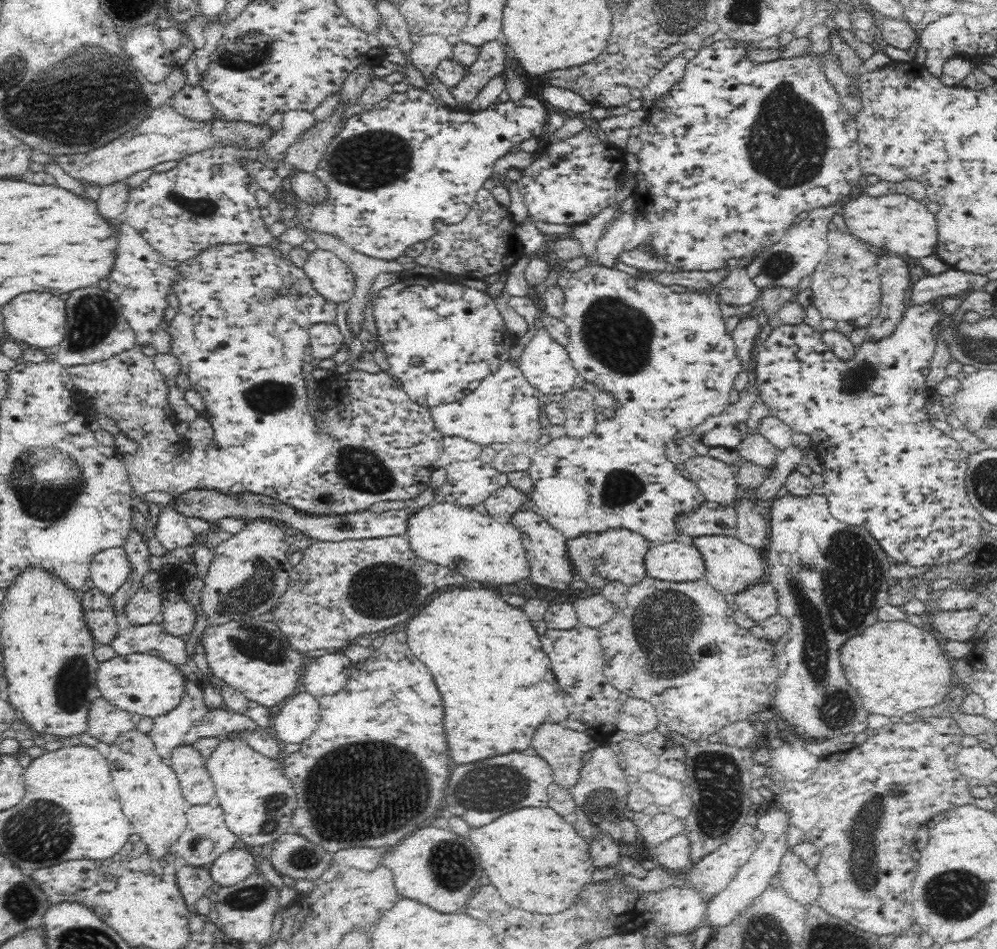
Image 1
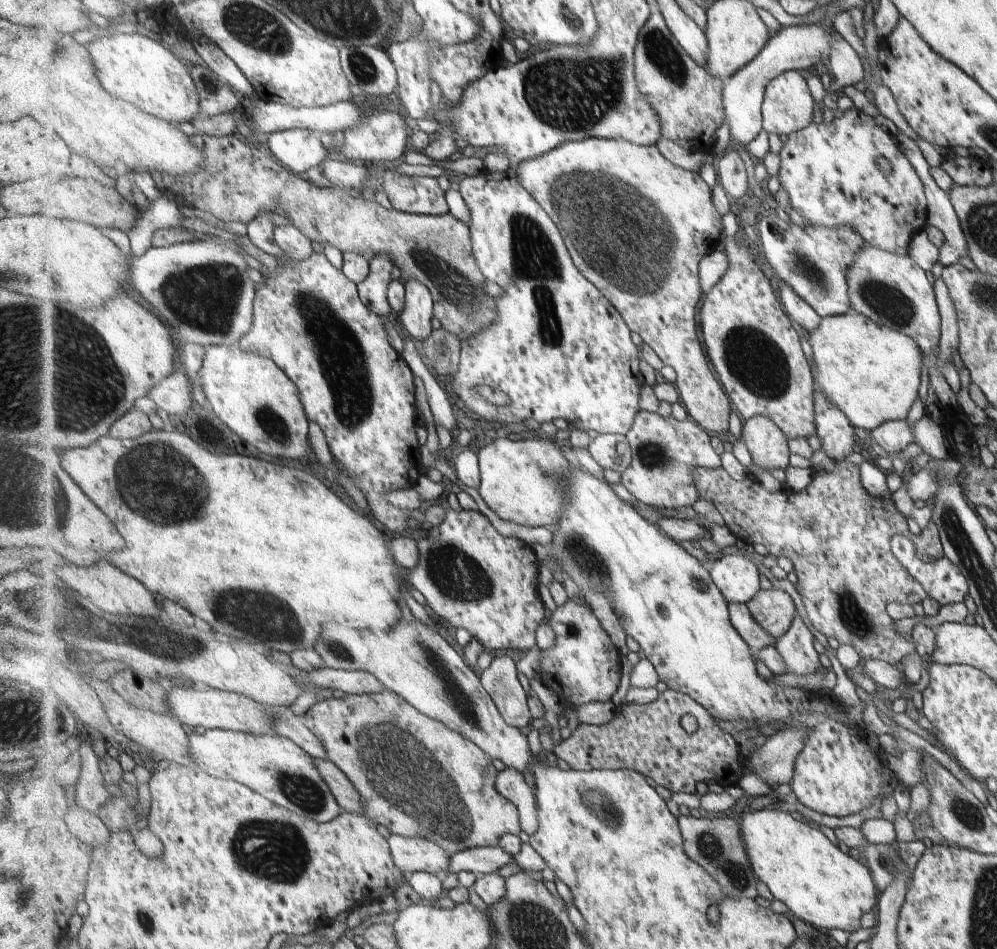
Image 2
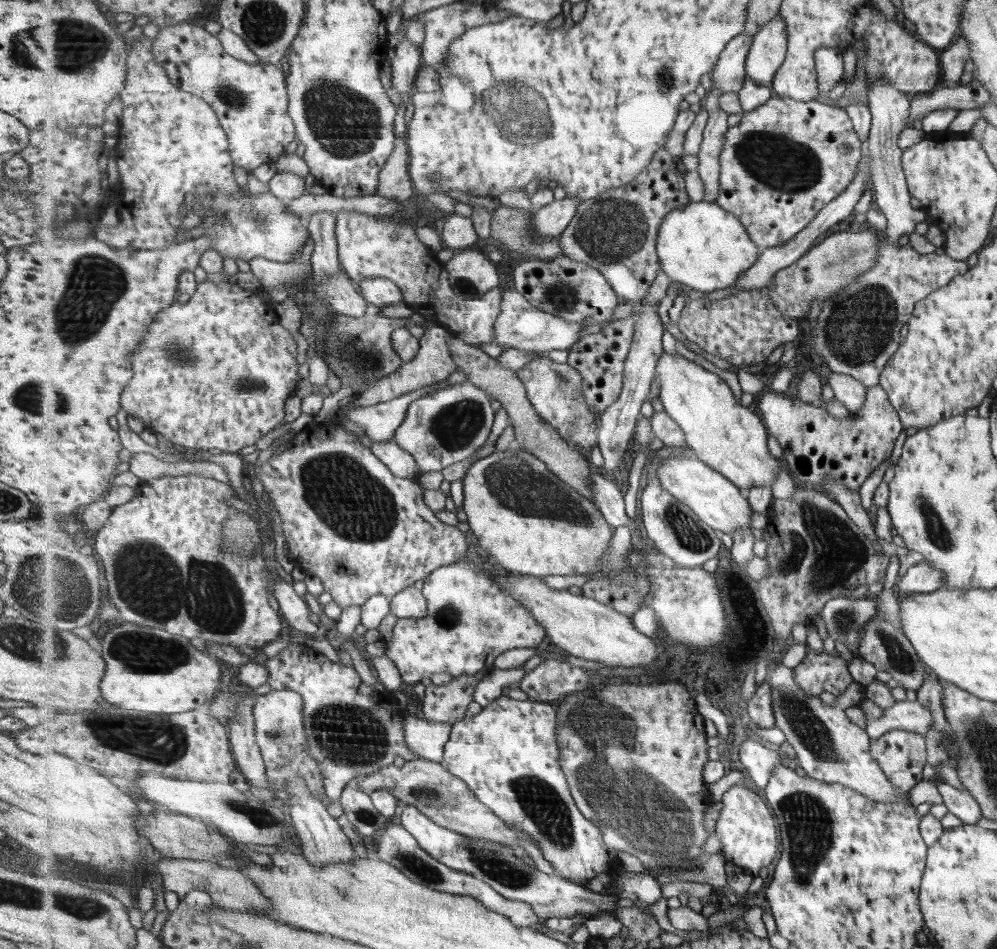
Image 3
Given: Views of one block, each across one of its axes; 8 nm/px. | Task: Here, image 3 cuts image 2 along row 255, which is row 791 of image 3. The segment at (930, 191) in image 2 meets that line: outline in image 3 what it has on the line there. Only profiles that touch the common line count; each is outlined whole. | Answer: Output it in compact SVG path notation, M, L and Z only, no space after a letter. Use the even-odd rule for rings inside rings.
M935 781L938 793L941 796L942 804L947 812L954 814L962 824L975 824L981 817L978 805L968 791L958 790L944 782Z

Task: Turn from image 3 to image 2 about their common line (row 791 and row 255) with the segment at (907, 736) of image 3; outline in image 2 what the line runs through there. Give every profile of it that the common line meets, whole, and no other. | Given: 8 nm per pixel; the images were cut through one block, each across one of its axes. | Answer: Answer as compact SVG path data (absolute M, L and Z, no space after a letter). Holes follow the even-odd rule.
M853 106L847 112L837 114L830 124L823 121L819 124L817 124L817 122L812 122L811 126L802 128L801 130L788 135L787 140L783 144L783 148L781 148L779 156L780 168L778 176L780 177L780 184L787 190L787 192L789 192L792 208L804 218L809 227L816 228L817 224L827 226L827 228L851 226L851 228L855 228L855 230L867 240L868 244L881 248L881 250L886 250L888 253L894 255L908 256L907 252L911 237L916 232L921 232L923 226L925 226L925 186L922 184L922 180L918 176L918 173L915 172L914 166L910 164L910 161L907 160L902 150L897 150L895 140L893 140L891 136L887 136L887 131L883 130L883 128L877 124L877 118L868 116L865 112L862 112ZM877 157L883 157L889 162L891 168L889 173L884 173L879 166L877 166L877 162L875 162Z

